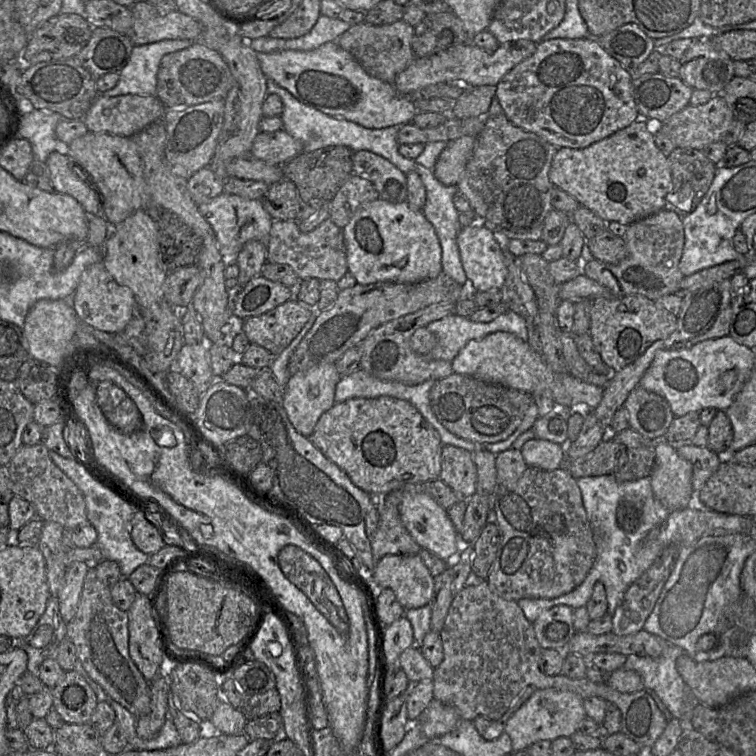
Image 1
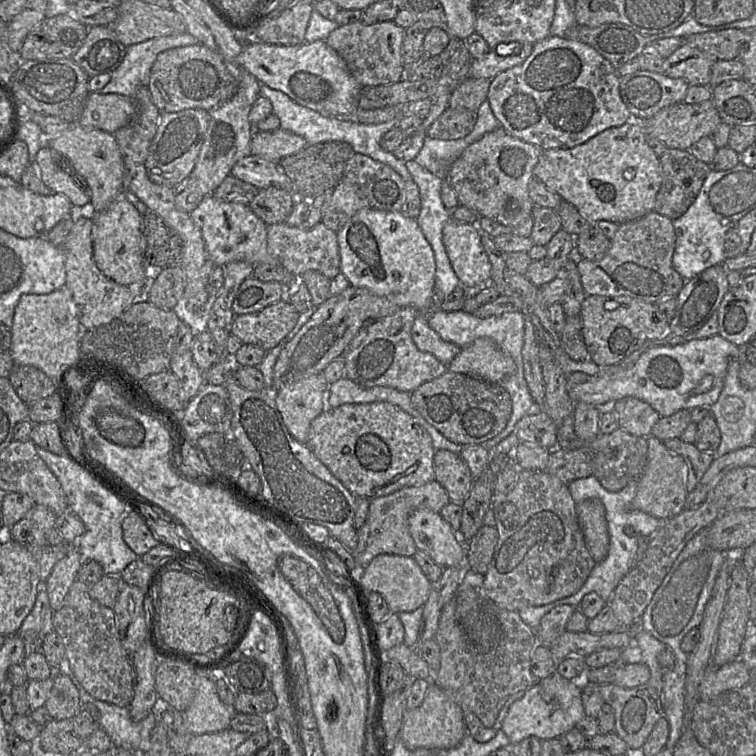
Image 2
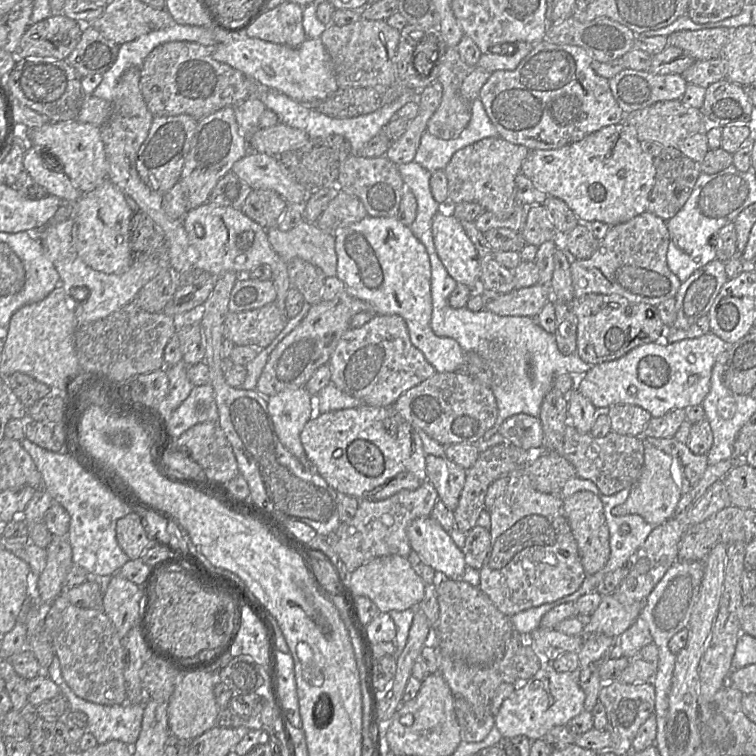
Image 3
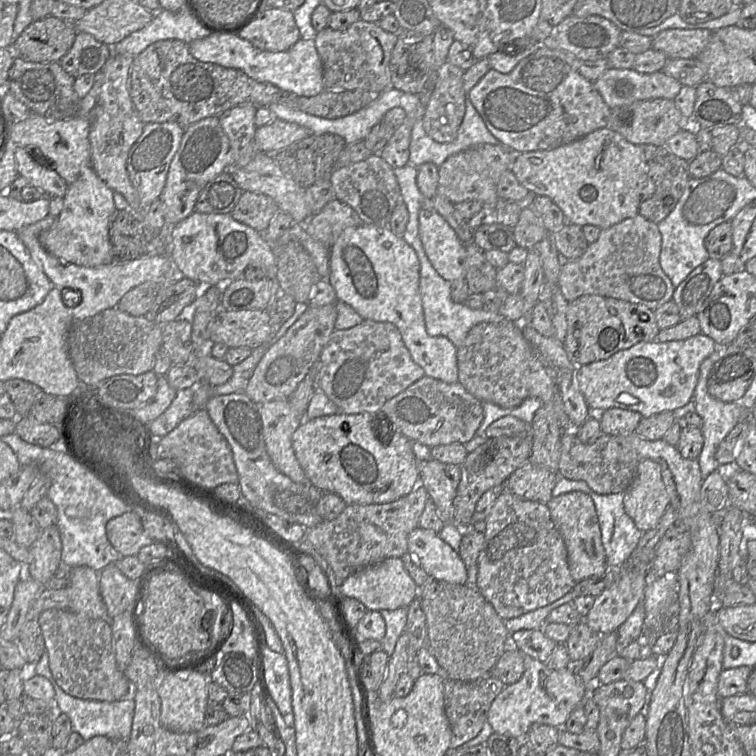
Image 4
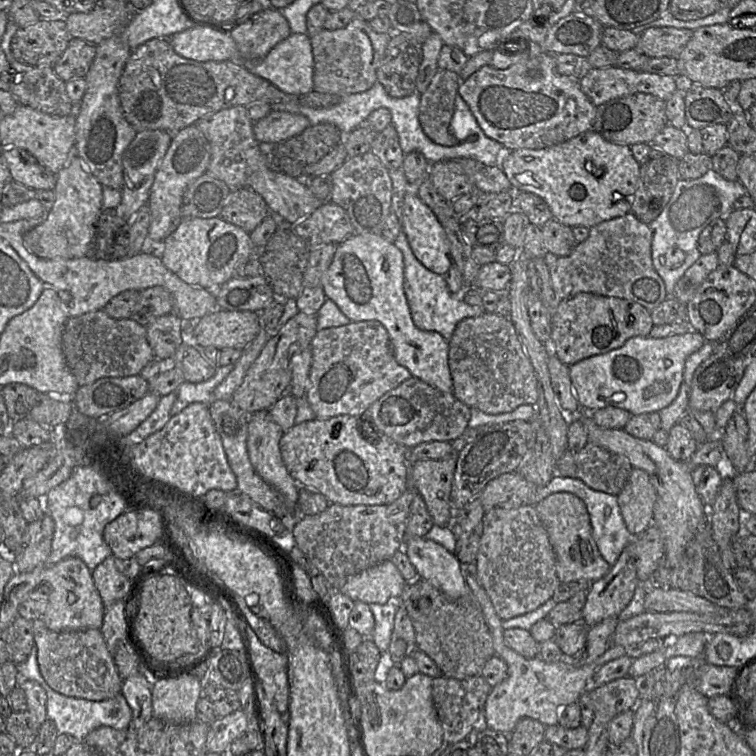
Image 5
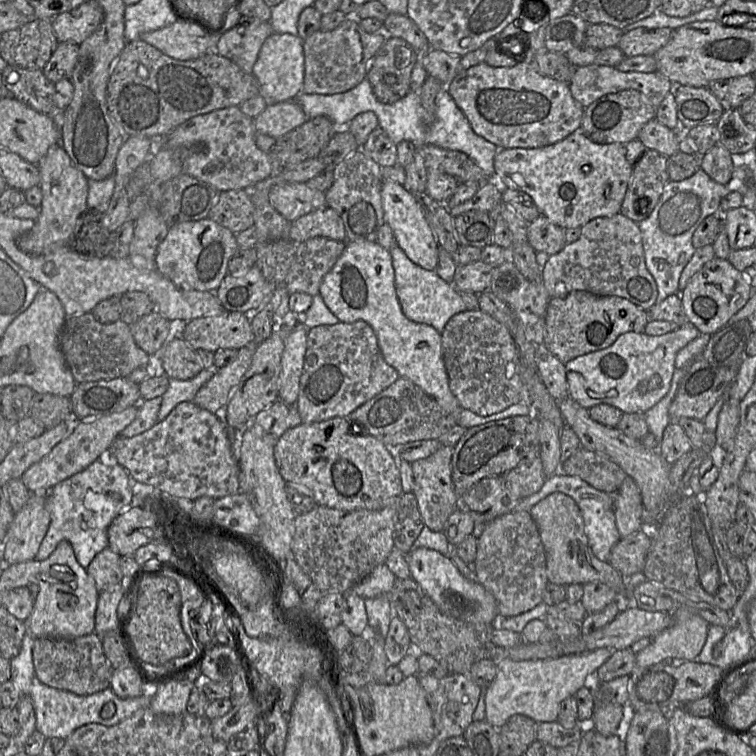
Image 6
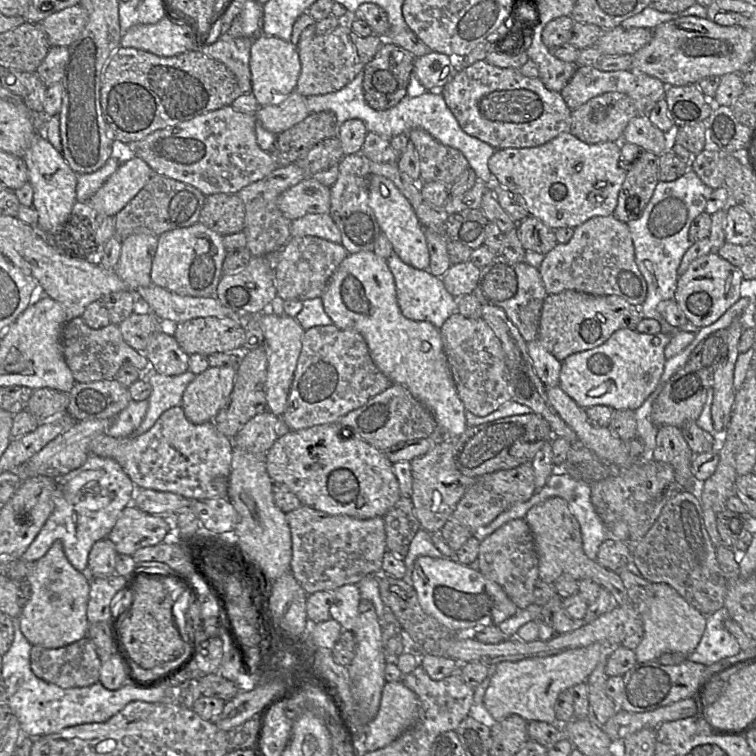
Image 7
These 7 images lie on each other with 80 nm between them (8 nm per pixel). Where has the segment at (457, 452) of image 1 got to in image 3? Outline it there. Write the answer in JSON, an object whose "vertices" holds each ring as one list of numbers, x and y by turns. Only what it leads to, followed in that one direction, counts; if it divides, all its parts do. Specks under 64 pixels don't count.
{"vertices":[[426,455,427,481,438,493,439,500,454,512,466,481,466,470,445,456]]}

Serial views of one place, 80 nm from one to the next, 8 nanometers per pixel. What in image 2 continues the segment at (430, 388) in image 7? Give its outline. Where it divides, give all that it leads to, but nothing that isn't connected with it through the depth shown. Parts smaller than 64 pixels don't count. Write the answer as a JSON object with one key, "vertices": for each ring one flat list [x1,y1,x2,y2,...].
{"vertices":[[367,207,358,211,337,232,337,239,341,273,348,278,351,286,366,288,376,295,387,297,400,308,416,309,419,314,411,330,414,344,448,366,461,348,444,341,428,324,435,299,436,262,434,251,417,220,401,212]]}

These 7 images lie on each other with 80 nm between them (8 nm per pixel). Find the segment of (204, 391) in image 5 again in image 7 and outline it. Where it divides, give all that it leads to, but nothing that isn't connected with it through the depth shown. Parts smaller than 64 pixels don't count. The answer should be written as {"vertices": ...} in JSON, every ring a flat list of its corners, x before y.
{"vertices":[[150,368,142,372,141,379,146,379,150,383,152,392,147,399,149,405,141,424,129,437,145,433,165,411,181,405,182,396,186,387,197,375,187,371,180,375,167,376,165,374,159,374]]}

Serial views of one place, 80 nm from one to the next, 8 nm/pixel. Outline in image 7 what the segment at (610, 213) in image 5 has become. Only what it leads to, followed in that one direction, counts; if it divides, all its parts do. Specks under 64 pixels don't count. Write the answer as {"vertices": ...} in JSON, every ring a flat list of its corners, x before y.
{"vertices":[[563,132,539,146,497,149,488,167,498,184,523,197,531,216,553,230,576,228,592,217,614,213,627,174,620,163,621,143,588,144]]}

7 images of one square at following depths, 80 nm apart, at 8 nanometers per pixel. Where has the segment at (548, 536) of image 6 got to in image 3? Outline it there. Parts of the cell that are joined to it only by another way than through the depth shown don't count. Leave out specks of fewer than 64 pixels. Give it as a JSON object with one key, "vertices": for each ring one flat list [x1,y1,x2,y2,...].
{"vertices":[[579,491,563,498,563,510,577,542,586,575,598,572,605,566,610,555,609,529,601,500,589,491]]}

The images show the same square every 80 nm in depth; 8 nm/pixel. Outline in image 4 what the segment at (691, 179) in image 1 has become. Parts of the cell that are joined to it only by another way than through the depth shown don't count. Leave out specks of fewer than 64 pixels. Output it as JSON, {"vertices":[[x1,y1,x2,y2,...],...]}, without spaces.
{"vertices":[[658,147,648,163,648,180,638,214,655,224,675,208,690,180,689,162]]}

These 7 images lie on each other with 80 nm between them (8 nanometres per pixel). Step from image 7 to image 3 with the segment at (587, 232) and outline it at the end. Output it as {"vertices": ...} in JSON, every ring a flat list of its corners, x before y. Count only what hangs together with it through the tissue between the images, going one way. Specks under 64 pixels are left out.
{"vertices":[[647,211,610,226,591,257,570,264,575,299,586,294,618,294,631,302,657,306,675,298,682,282,667,265,669,242,666,221]]}

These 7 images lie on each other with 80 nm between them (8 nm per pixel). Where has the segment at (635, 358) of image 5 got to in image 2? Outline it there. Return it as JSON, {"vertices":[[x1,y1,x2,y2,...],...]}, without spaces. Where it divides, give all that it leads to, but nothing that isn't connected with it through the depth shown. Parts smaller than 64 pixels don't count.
{"vertices":[[719,334,674,346,654,346,646,350,633,366,622,363,601,367,591,380,569,388,574,402,592,406,634,397,650,404,661,416,680,410,711,406,723,389,728,366,738,354,738,346]]}

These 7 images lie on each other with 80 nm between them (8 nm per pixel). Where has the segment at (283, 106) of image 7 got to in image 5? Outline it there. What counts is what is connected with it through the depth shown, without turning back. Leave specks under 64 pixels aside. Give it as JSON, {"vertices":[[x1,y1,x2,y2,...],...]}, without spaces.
{"vertices":[[271,110,264,118,254,122,253,131,258,142,279,143,300,134,310,125,303,115]]}

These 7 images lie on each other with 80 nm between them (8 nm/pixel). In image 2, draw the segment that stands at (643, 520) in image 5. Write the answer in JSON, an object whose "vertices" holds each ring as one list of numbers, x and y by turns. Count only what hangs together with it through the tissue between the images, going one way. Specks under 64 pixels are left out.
{"vertices":[[653,436,647,437,647,440,648,462,643,475,638,480,637,492,631,506,635,510,661,520,668,520,685,510,688,495,688,464,682,456,668,450,662,440]]}

